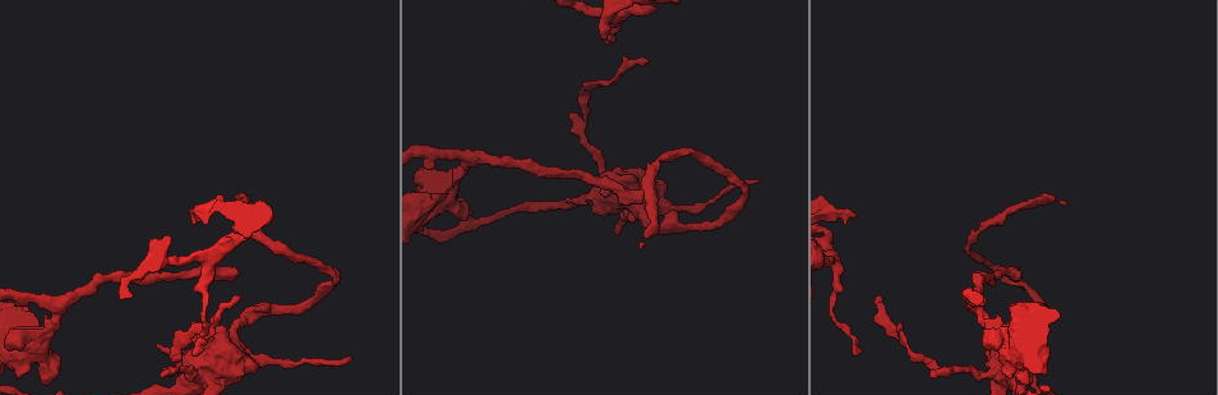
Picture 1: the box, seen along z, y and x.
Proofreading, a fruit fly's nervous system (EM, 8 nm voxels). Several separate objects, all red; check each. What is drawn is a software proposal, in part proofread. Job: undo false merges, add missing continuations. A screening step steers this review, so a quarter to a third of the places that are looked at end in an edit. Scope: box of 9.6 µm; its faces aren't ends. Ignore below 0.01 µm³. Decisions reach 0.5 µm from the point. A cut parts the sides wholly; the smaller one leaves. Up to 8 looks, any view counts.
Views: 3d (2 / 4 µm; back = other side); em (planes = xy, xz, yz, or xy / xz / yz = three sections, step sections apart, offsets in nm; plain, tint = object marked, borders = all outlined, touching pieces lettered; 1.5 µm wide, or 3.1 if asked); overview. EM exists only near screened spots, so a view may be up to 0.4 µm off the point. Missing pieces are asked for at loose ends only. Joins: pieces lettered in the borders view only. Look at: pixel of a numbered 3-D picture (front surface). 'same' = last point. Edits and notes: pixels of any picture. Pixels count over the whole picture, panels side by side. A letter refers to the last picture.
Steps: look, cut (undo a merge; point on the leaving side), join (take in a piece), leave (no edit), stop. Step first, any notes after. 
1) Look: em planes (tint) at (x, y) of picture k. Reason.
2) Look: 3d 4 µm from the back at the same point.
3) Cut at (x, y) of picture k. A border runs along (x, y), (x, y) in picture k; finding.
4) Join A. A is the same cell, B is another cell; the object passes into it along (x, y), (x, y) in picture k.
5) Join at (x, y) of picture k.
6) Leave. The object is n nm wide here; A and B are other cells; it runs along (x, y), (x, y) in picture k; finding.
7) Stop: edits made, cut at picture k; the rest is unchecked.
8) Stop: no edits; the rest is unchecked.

Look: 3d 4 µm at (605, 36) of picture 1. Branch stops here.

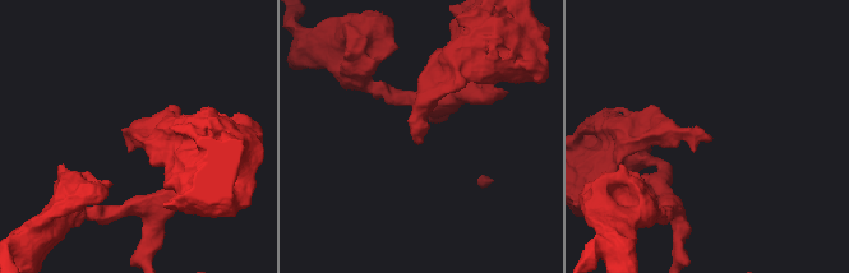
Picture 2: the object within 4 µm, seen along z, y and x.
Look: em planes (borders) at (710, 138) of picture 2. Now the EM.

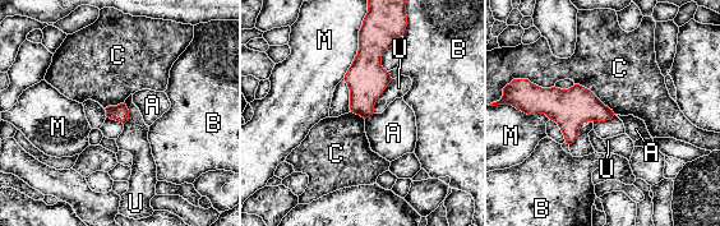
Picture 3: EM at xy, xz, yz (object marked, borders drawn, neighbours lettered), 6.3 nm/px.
Leave. A, B, C, M and U are other cells; none of them fits.

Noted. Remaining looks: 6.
Look: em xz step 4 (borders) at (646, 64) of picture 1. Tapers out.

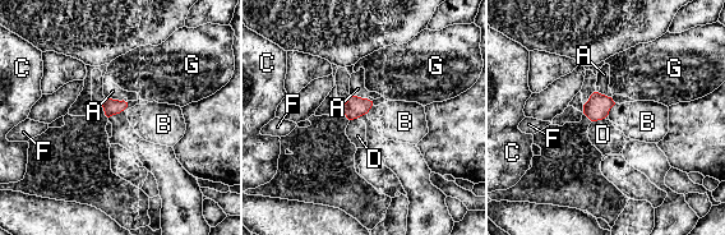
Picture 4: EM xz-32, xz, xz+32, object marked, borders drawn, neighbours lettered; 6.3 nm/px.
Leave. The object is 100 nm wide here; A, B, C, D, F and G are other cells; no lettered piece goes on from it.

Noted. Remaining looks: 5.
Look: em xz step 8 (tint) at (31, 314) of picture 1. Free end.

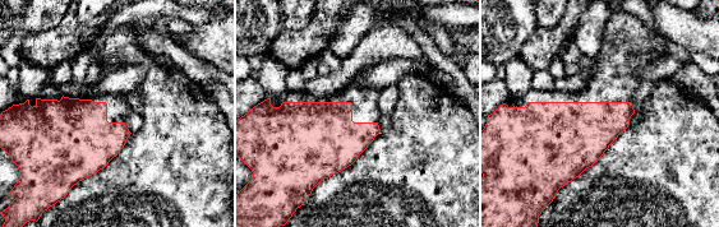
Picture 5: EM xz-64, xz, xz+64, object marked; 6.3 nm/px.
Look: em xz step 8 (borders) at the same point.

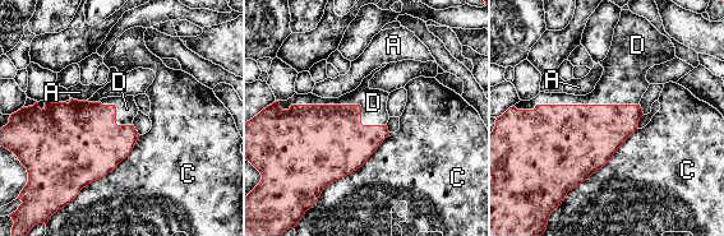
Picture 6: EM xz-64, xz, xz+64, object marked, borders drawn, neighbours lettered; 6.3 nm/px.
Join D. D is the same cell, A and C are other cells; it goes on there.

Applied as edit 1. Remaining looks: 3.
Stop: edits made, join at picture 6; the rest is unchecked.

